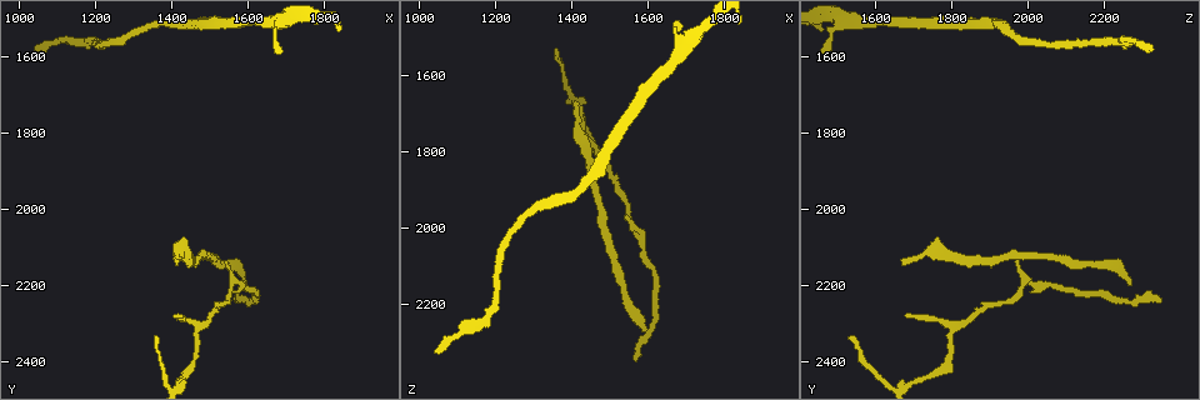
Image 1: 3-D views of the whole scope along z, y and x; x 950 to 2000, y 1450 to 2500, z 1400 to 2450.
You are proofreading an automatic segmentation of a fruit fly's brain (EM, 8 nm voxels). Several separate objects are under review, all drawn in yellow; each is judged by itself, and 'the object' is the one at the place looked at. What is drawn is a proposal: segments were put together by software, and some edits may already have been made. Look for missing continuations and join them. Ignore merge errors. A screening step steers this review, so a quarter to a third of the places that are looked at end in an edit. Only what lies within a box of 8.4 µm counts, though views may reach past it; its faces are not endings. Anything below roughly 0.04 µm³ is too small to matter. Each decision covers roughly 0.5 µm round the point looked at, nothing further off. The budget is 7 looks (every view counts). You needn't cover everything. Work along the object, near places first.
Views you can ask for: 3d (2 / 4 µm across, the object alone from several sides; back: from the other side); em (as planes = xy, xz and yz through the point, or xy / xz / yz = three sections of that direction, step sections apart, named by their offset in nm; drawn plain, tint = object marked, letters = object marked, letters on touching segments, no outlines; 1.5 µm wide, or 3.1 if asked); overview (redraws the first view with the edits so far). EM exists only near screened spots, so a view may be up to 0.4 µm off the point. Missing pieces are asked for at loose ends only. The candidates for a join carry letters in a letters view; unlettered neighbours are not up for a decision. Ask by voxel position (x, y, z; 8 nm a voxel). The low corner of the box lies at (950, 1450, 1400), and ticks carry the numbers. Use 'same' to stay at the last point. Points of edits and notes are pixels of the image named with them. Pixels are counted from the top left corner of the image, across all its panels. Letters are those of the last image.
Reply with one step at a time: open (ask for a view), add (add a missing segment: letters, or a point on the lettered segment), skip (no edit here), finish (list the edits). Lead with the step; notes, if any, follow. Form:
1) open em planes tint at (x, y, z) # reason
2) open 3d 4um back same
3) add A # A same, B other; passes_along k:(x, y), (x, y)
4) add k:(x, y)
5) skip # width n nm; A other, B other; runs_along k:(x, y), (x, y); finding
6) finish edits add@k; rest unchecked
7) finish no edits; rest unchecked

open em planes letters at (1405, 2140, 1665)

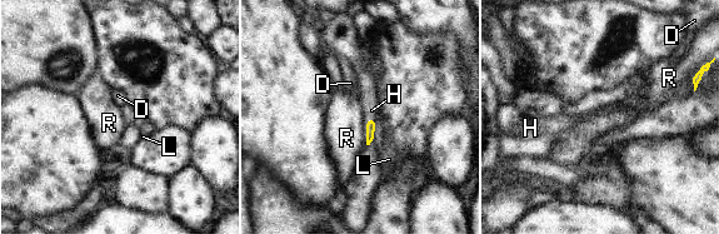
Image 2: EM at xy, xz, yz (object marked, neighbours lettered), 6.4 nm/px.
add H # D other, H same, L other, R other; the cell continues

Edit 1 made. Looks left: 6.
open overview

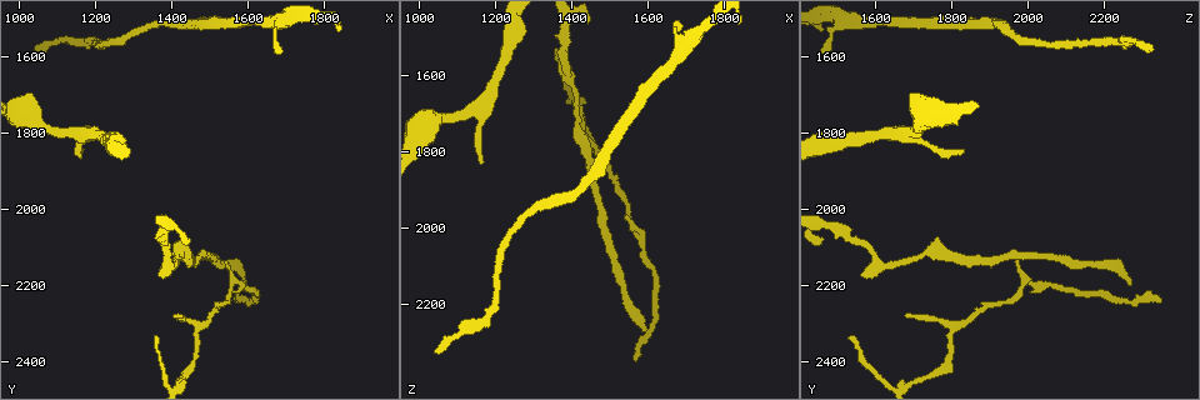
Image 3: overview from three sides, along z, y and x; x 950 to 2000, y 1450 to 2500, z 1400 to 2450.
open 3d 4um at (1365, 2335, 1525) # an open end

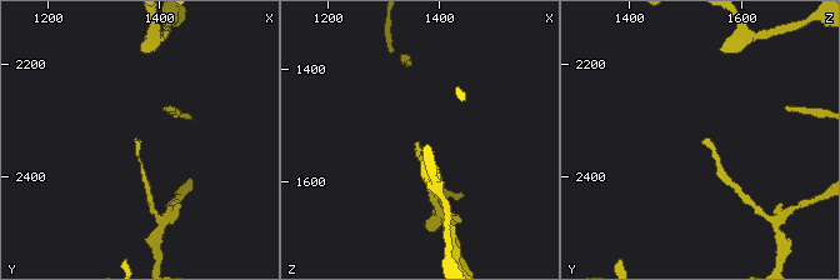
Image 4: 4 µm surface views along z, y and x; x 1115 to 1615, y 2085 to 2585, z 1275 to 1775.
open em yz step 8 tint at (1360, 2330, 1530) # need the tissue

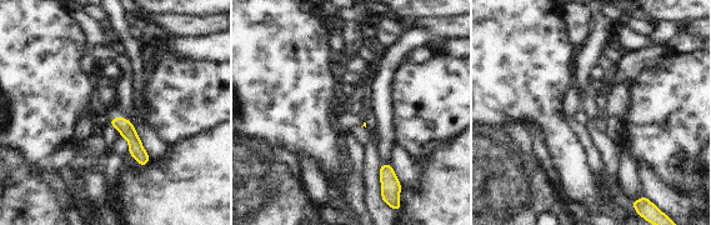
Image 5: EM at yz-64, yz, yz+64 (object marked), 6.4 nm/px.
open em planes letters same

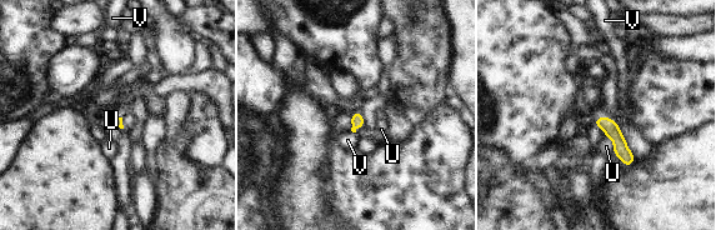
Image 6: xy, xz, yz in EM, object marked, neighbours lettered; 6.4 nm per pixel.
skip # U other, V other; no lettered segment goes on from it

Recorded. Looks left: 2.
open em planes letters at (1045, 1580, 2325) # thin end

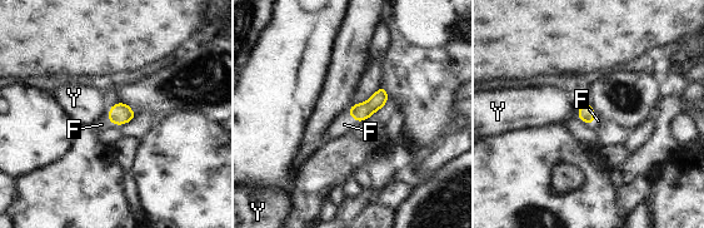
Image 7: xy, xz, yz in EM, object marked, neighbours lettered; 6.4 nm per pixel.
add F # F same, Y other; passes_along 7:(360, 112), (354, 118), (344, 124); the cell continues

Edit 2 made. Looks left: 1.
finish edits add@2, add@7; rest unchecked

